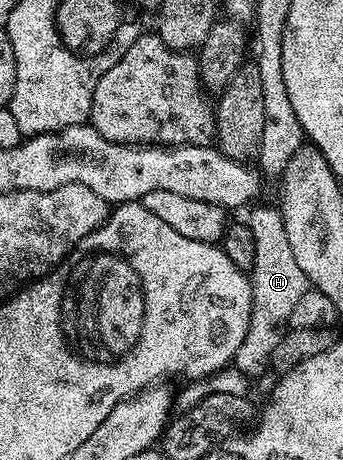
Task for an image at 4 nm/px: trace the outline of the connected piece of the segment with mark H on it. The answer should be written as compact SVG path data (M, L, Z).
M278 208L253 210L250 217L247 217L247 224L255 239L254 263L249 270L250 319L245 339L235 354L233 367L249 379L255 379L272 366L273 352L289 330L289 316L297 305L298 298L308 291L309 282L293 256Z

